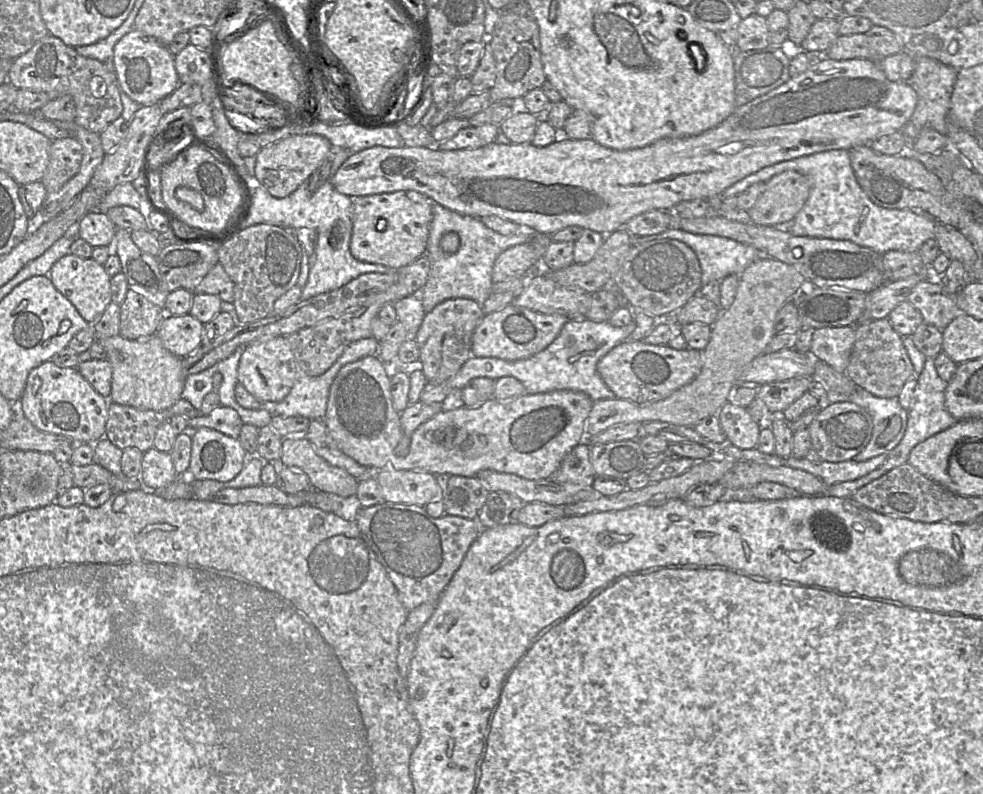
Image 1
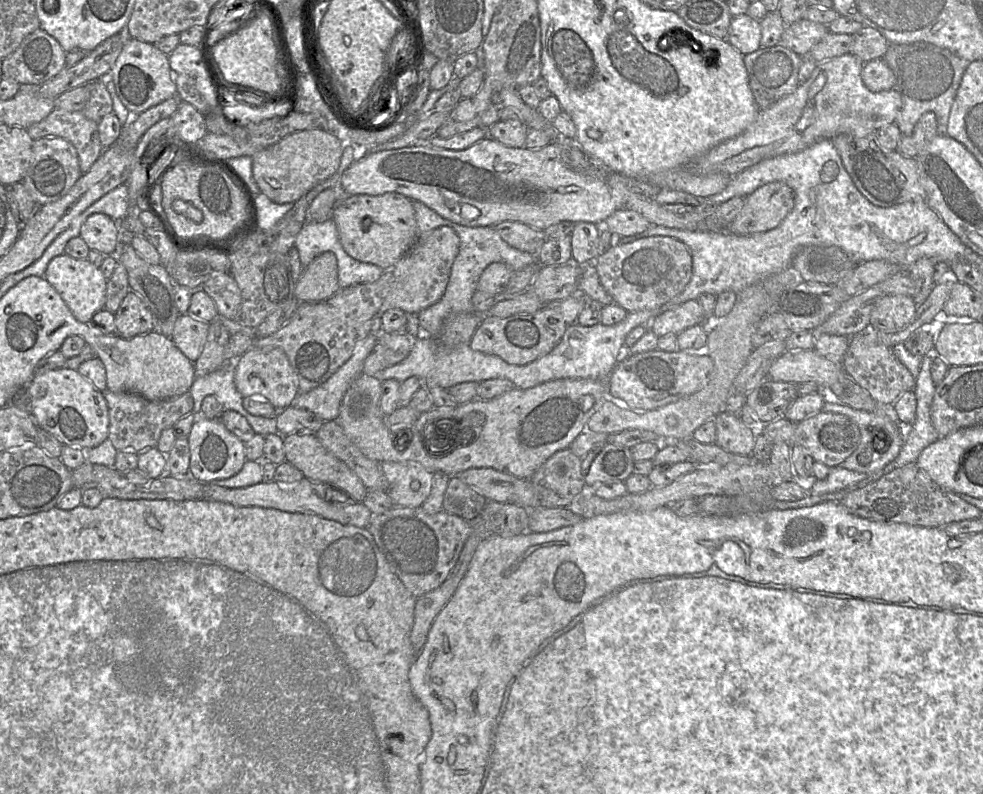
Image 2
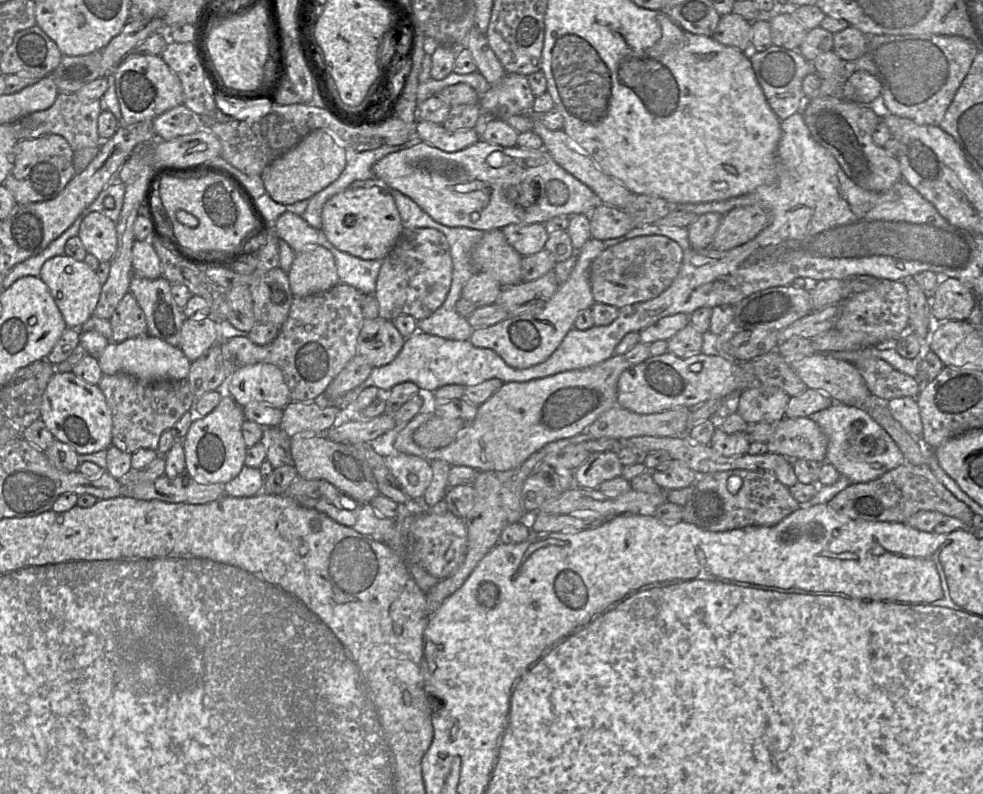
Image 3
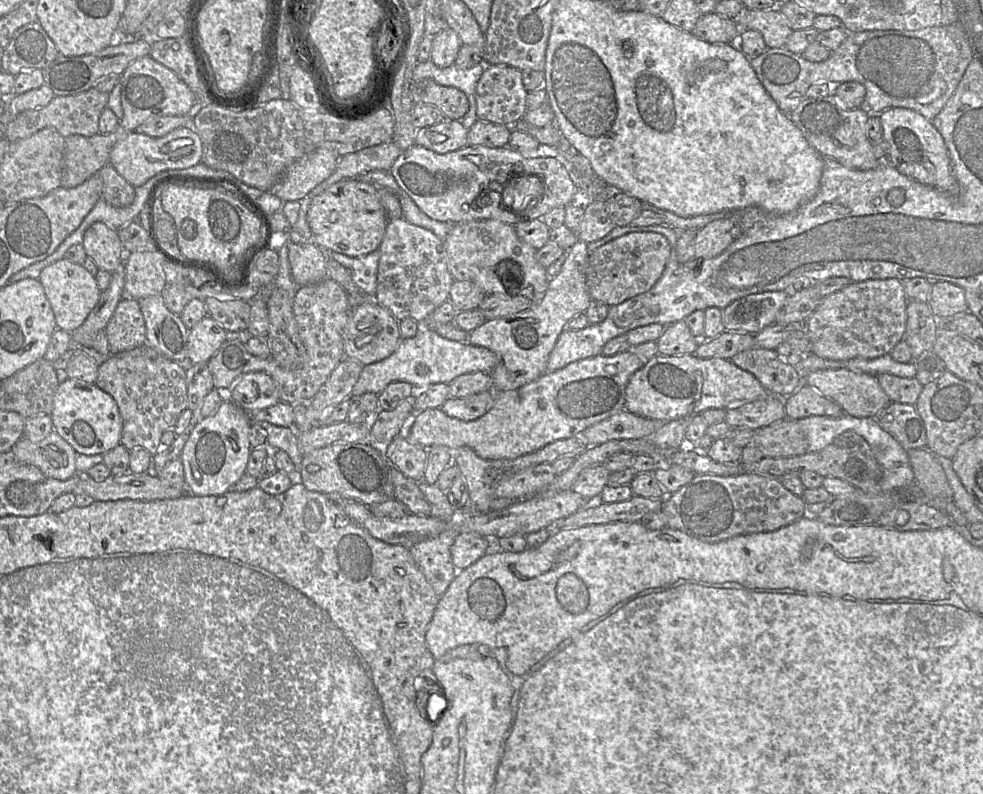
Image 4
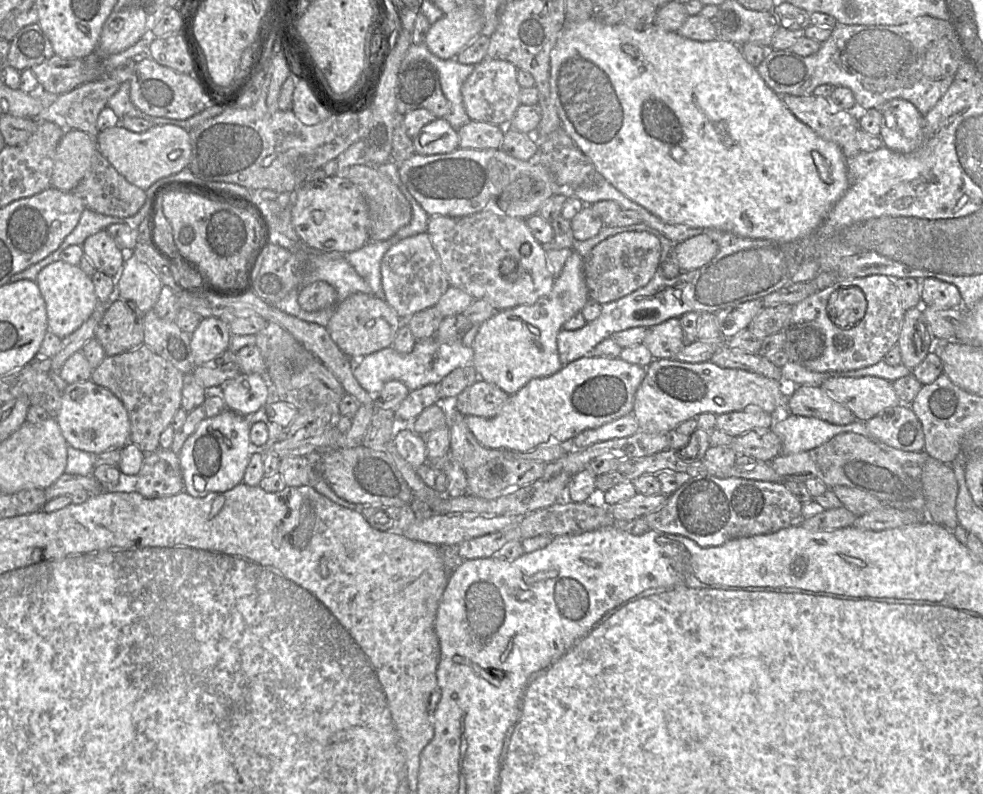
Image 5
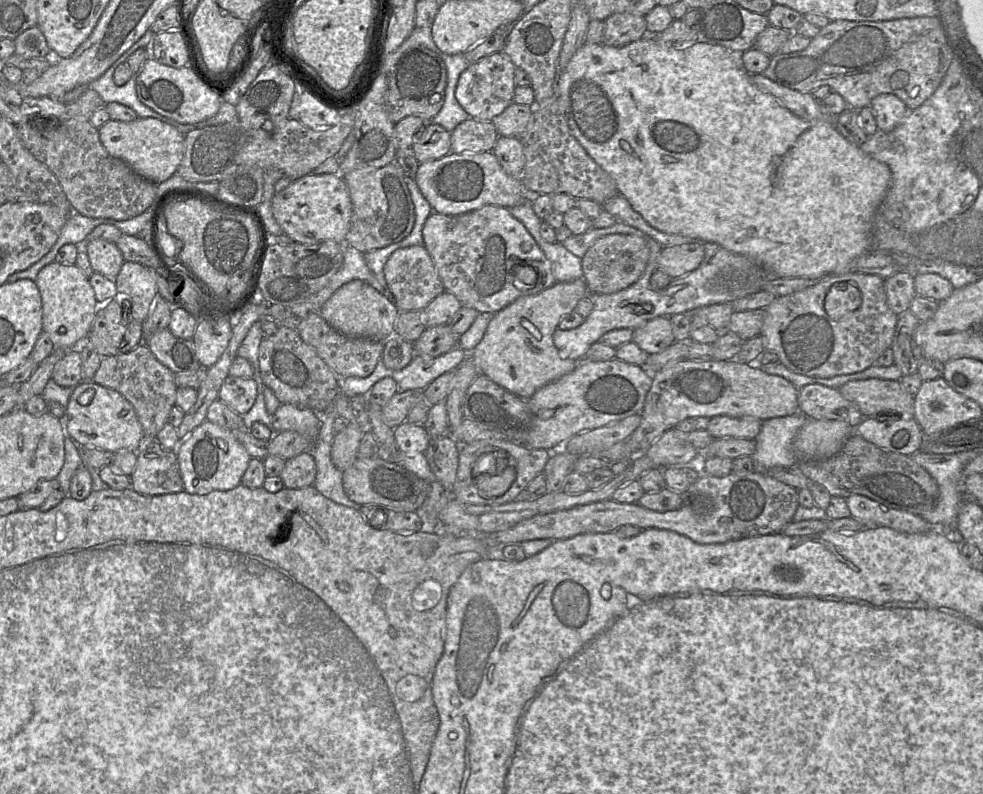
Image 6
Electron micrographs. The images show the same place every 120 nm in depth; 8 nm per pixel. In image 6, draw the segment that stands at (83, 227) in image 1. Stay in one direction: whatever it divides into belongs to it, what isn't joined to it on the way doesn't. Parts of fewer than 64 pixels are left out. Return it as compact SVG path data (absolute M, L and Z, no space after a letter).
M95 239L82 245L89 257L89 261L94 272L115 280L119 274L124 257L113 242L104 239Z

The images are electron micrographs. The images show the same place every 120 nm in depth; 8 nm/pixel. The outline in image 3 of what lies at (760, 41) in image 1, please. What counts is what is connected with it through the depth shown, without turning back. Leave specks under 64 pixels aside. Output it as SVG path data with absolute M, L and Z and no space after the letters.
M738 14L722 15L711 37L723 45L736 47L743 52L751 51L751 23Z

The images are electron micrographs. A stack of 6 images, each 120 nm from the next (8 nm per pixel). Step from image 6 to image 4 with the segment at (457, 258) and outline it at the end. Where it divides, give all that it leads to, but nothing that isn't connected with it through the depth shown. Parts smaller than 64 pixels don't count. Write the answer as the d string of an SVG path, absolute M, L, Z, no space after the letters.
M493 219L456 223L443 246L454 280L471 281L486 295L522 296L538 301L548 288L550 278L536 260L537 249L525 243L513 225Z

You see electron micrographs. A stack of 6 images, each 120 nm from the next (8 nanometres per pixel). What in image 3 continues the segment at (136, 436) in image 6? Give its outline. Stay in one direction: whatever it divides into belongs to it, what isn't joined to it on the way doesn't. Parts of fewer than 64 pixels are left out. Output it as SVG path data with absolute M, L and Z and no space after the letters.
M55 372L42 395L41 418L54 438L68 444L78 454L91 454L111 446L112 416L106 399L95 384L90 384L70 372Z

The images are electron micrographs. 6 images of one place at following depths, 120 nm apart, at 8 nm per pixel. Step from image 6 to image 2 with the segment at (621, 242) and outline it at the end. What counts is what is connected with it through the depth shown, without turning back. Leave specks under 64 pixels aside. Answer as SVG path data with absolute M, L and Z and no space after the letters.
M648 236L614 244L594 260L599 280L614 303L628 313L657 309L680 294L692 276L692 255L681 241L667 236Z

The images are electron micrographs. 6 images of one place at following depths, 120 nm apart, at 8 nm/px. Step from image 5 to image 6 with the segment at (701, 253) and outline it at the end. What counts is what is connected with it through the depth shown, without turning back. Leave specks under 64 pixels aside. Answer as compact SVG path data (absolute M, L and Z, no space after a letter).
M705 242L664 247L657 259L657 269L672 279L689 274L699 267L705 257L703 243Z

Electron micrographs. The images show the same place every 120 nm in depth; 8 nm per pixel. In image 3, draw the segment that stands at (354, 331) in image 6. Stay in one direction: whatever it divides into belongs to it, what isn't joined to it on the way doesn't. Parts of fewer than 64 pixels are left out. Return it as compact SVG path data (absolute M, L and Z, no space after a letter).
M382 317L364 319L356 351L372 366L385 366L401 351L406 338L401 335L392 320Z

